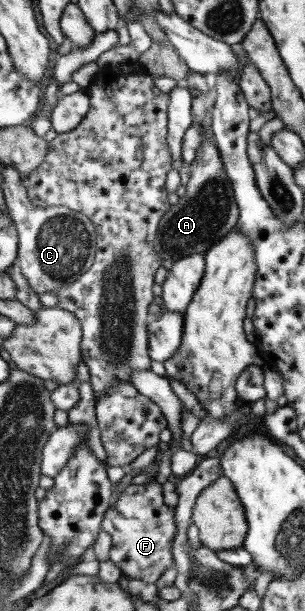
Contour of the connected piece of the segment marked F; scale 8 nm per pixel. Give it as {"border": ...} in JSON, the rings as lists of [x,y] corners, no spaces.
{"border":[[[157,480],[142,484],[129,484],[119,500],[107,511],[103,530],[112,536],[111,561],[123,574],[139,579],[152,588],[155,582],[175,565],[171,548],[177,536],[176,507],[165,504],[163,488]]]}

